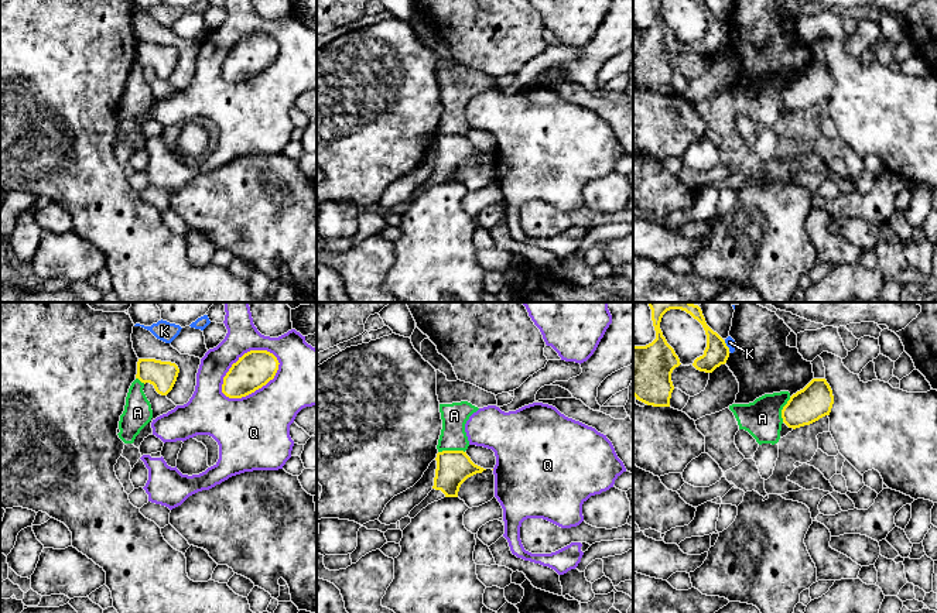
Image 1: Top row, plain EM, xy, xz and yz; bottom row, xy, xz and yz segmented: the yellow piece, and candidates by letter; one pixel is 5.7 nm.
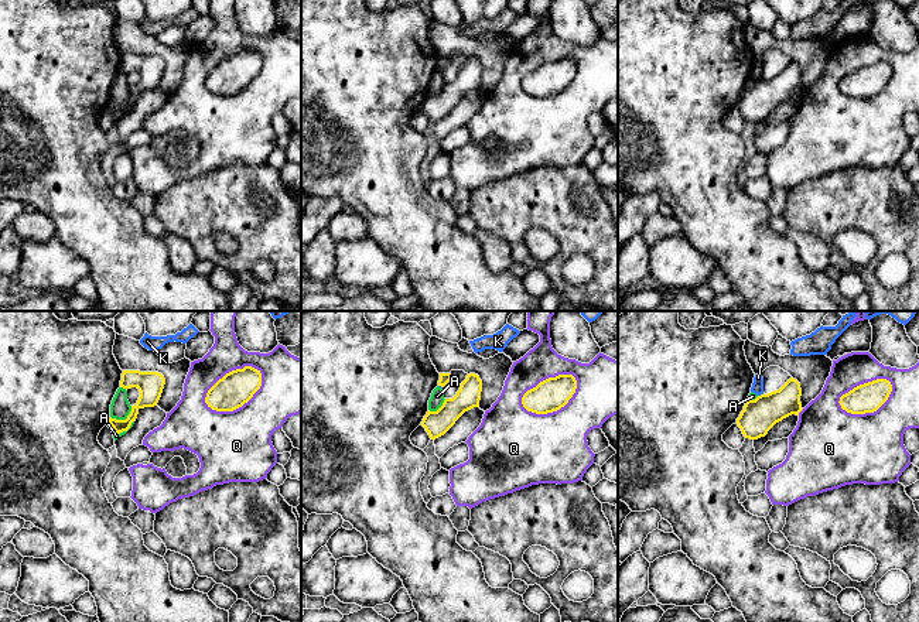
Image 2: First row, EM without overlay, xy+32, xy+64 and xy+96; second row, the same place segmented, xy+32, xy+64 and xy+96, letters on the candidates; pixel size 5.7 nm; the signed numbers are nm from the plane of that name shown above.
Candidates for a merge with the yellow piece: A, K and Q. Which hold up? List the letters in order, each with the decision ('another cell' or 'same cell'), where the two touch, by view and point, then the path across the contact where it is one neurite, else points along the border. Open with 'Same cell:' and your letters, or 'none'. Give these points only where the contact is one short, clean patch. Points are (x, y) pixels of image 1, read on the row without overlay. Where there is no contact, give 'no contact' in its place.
Same cell: none
A: another cell; meets yellow in xz at (451, 134); border along xz (464, 134), (438, 136)
K: another cell; meets yellow in yz at (727, 30)
Q: another cell; meets yellow in xy at (242, 40)

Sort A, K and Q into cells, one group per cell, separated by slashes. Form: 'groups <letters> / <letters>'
groups A / K / Q

